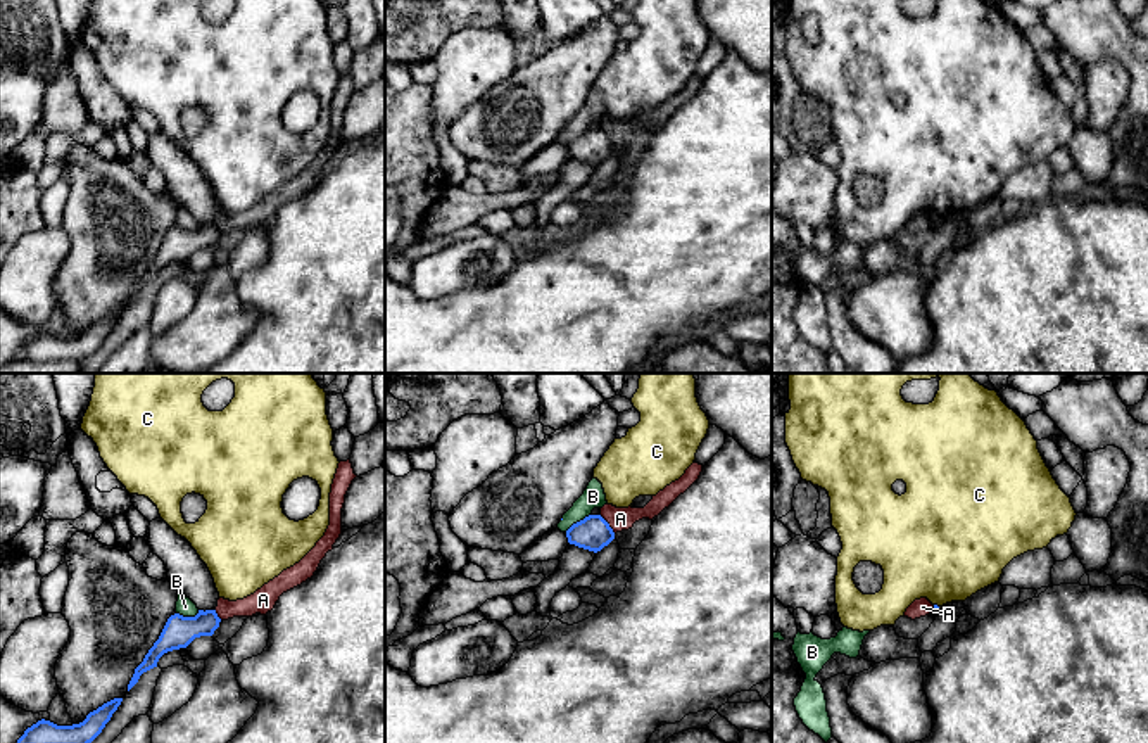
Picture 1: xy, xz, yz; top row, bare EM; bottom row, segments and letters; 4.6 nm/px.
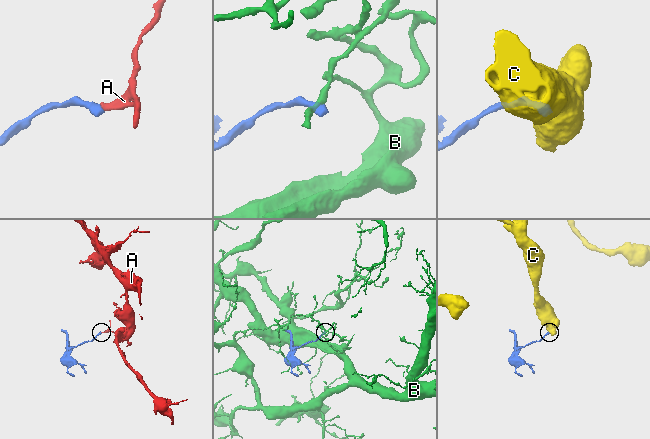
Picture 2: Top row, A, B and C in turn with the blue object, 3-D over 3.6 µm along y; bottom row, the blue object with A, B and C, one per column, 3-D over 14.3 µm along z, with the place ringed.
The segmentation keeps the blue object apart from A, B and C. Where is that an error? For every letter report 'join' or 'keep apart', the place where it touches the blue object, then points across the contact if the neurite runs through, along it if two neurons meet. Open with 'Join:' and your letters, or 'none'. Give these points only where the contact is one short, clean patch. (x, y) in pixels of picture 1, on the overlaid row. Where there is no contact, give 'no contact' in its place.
Join: none
A: keep apart | xz (608, 524) | along xz (599, 515), (615, 533)
B: keep apart | xz (577, 522) | along xz (589, 514), (565, 533)
C: keep apart | yz (936, 605) | along yz (934, 603), (938, 607)

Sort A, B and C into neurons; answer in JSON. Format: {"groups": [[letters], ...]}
{"groups": [["A"], ["B"], ["C"]]}

